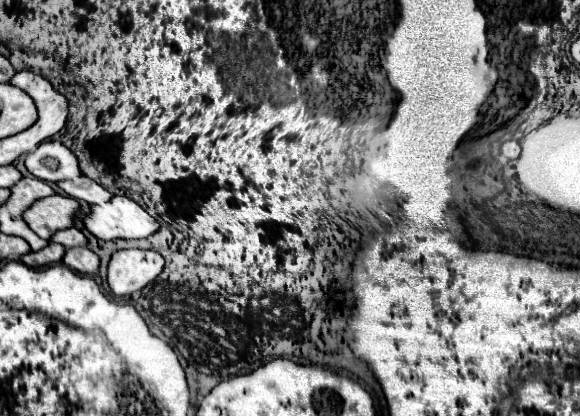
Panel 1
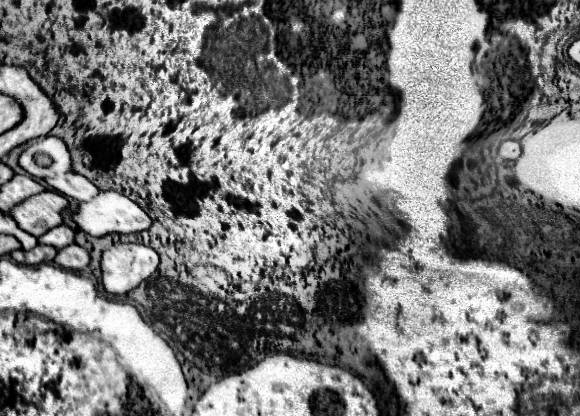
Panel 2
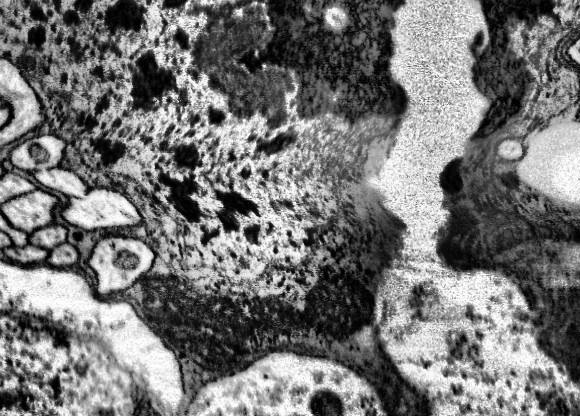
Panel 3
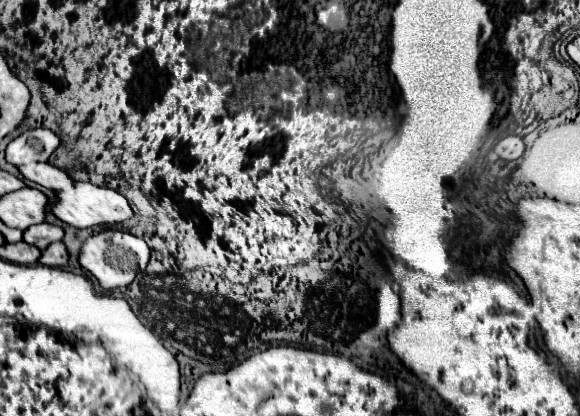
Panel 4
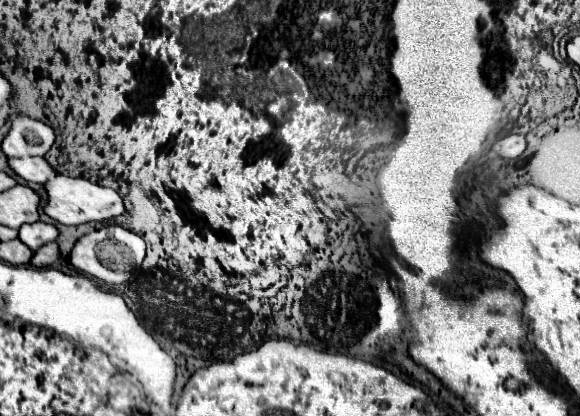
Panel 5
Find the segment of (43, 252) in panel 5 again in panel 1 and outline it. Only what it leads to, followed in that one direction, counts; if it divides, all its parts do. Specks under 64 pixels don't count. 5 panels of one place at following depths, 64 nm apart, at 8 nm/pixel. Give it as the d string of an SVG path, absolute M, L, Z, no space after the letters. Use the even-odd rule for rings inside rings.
M84 246L84 248L68 248L62 256L62 264L80 274L96 274L100 260L92 250Z

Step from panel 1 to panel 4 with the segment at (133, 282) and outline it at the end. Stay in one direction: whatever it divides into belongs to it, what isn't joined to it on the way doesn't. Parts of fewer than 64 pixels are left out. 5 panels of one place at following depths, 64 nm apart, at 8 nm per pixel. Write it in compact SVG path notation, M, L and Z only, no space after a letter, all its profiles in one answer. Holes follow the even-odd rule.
M102 230L94 236L90 236L78 254L78 264L88 270L104 290L114 290L120 286L128 286L138 272L142 272L146 268L150 260L150 248L146 246L146 242L130 232L124 230Z

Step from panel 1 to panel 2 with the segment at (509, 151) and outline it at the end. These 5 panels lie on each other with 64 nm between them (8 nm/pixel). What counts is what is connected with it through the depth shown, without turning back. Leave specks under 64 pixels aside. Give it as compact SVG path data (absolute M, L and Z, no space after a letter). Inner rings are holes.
M504 140L498 148L498 154L502 160L516 160L516 158L520 158L522 150L520 150L520 144L516 140Z

